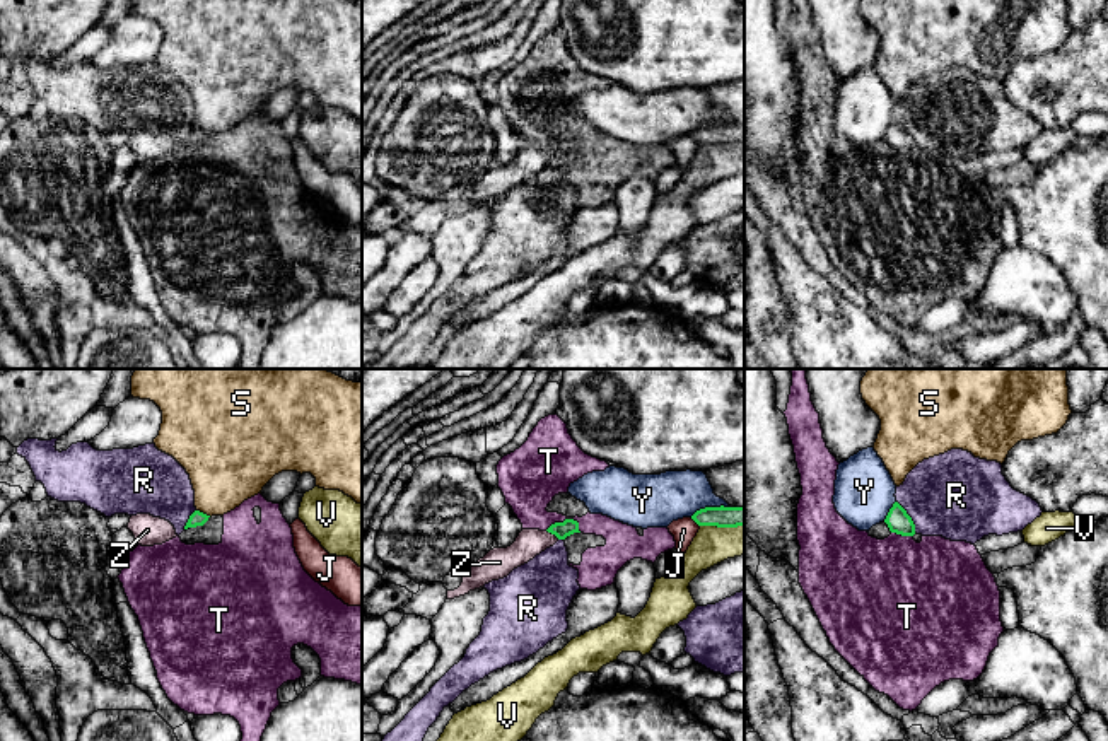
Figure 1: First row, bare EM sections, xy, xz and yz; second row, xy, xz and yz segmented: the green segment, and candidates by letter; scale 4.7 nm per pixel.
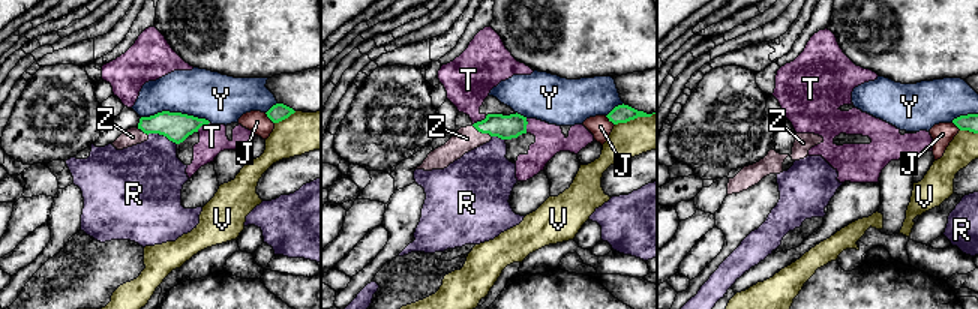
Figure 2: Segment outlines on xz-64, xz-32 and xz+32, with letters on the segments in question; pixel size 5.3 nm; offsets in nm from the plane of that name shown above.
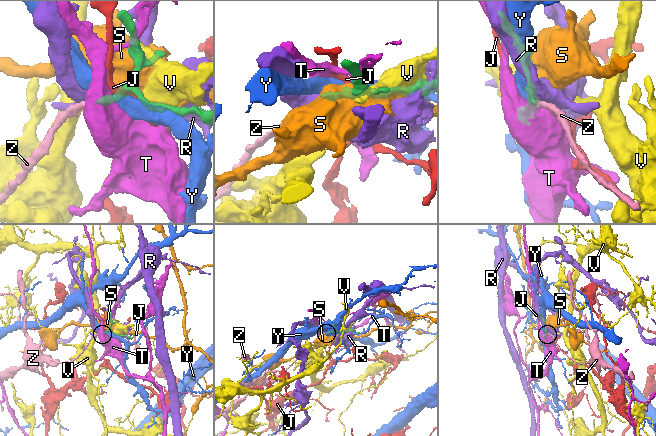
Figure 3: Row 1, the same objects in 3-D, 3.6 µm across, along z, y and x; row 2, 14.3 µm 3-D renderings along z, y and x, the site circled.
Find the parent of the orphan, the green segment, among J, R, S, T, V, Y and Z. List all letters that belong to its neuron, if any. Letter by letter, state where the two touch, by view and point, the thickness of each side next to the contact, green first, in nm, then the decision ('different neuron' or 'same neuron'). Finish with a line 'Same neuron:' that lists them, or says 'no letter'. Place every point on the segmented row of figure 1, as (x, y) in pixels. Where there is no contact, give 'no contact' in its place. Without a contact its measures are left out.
J: xz (695, 521) | 100/110 nm | different neuron
R: yz (909, 516) | 110/400 nm | different neuron
S: xy (202, 513) | 70/360 nm | different neuron
T: xz (565, 519) | 80/280 nm | different neuron
V: xz (723, 526) | 100/180 nm | different neuron
Y: xz (709, 507) | 100/240 nm | different neuron
Z: xz (554, 533) | 80/130 nm | same neuron
Same neuron: Z

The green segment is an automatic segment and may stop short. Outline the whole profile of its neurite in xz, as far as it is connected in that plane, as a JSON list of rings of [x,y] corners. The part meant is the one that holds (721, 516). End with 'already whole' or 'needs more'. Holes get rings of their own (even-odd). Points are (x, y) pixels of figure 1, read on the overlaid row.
[[[705,507],[697,511],[691,519],[698,526],[738,528],[744,526],[744,507]]]; already whole

